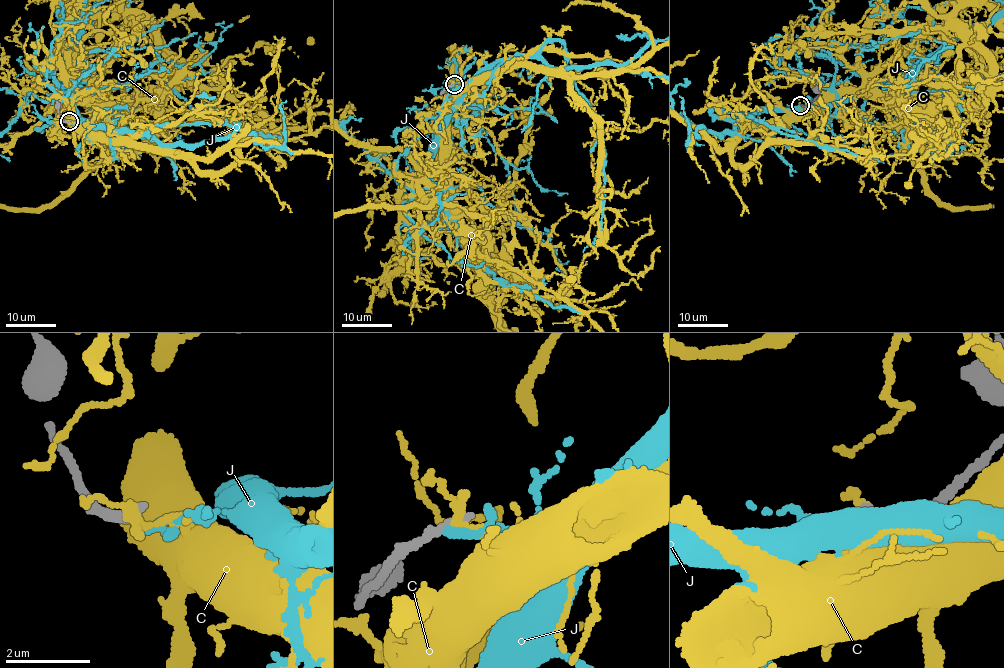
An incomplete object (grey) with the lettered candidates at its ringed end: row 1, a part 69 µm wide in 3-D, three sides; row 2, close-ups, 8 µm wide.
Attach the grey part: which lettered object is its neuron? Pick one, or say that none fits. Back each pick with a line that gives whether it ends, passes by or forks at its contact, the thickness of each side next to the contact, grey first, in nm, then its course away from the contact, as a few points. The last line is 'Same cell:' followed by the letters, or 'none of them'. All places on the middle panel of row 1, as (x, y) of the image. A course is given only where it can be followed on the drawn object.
Same cell: none of them

